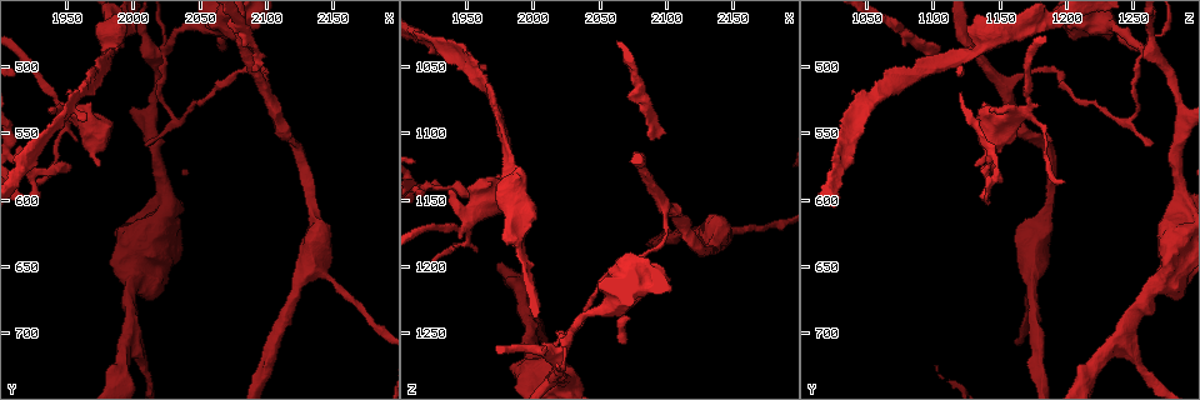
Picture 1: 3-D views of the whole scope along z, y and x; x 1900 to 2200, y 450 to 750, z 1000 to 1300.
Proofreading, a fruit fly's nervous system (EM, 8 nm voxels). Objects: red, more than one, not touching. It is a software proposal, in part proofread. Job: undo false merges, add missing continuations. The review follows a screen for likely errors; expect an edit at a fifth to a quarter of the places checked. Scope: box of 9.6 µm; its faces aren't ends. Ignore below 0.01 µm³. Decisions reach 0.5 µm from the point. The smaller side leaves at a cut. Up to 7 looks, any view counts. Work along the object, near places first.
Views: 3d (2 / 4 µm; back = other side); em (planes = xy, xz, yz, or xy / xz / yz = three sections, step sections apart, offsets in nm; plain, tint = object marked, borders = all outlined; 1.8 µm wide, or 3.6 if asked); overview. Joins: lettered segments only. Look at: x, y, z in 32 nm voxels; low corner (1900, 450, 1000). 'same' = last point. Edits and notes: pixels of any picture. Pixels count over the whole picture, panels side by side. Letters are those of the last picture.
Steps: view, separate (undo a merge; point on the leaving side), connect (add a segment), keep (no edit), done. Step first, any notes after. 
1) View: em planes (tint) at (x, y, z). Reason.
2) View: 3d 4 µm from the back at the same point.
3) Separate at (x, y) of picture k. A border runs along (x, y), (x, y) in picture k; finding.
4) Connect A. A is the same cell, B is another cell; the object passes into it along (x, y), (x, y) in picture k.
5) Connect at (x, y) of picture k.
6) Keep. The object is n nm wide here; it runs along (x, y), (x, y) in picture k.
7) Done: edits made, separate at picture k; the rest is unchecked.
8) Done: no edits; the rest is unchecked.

View: em xz step 16 (borders) at (1940, 540, 1030). Branch stops here.

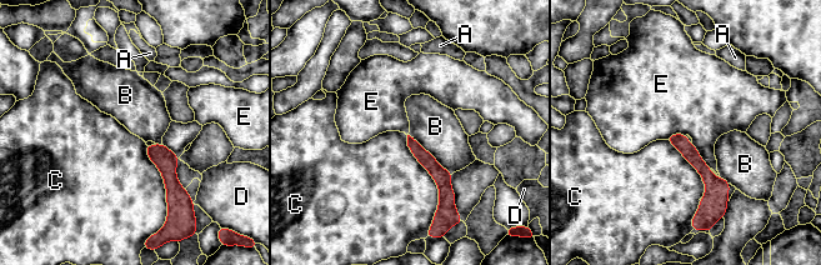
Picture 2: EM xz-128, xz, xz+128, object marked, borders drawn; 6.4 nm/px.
View: em planes (borders) at the same point. Another direction.

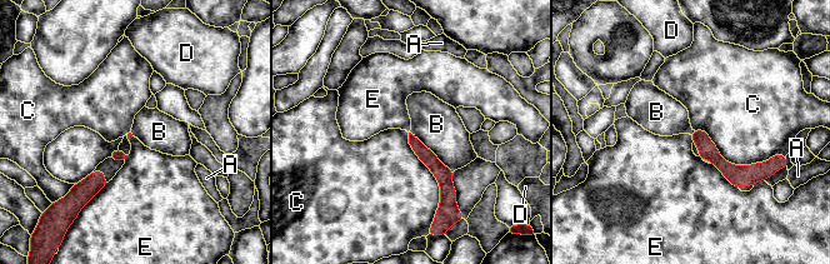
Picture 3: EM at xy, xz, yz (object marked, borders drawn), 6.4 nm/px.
Keep. A, B, C, D and E are other cells; it runs along (695, 134), (725, 168), (749, 180) in picture 3; no lettered segment goes on from it.

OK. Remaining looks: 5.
View: em planes (borders) at (2094, 492, 1100). Abrupt turn.

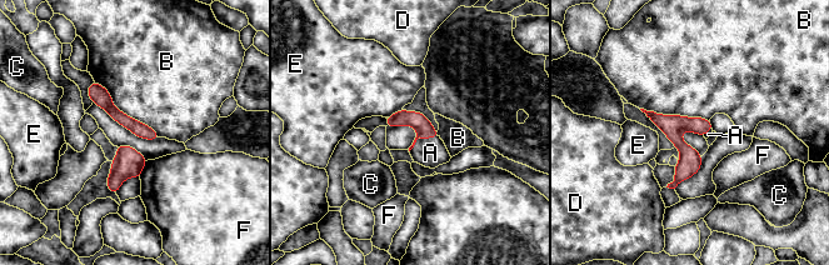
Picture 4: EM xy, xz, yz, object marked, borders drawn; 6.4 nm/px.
Connect at (430, 153) of picture 4. A is the same cell, B, C, D, E and F are other cells; the object passes into it along (414, 119), (422, 138), (430, 153) in picture 4; it goes on there.

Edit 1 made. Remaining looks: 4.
View: 3d 2 µm at (2010, 558, 1258). Branch stops here.

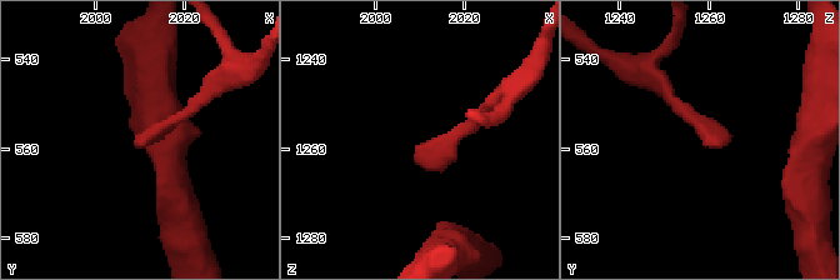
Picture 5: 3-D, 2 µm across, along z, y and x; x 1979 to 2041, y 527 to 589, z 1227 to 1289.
View: em xz step 4 (borders) at (2009, 559, 1260). Need the tissue.

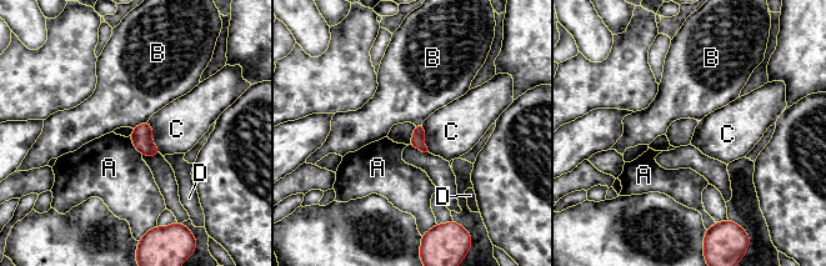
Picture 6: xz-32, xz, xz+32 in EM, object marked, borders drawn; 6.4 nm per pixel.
View: em planes (borders) at the same point. Cut it another way.

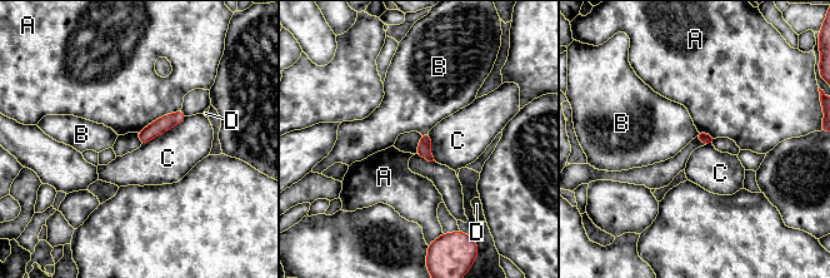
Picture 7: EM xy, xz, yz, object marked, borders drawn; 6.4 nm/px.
Keep. The object is 70 nm wide here; A, B, C and D are other cells; it runs along (181, 115), (151, 130), (143, 139) in picture 7; none of them fits.

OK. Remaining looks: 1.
Done: edits made, connect at picture 4; the rest is unchecked.

